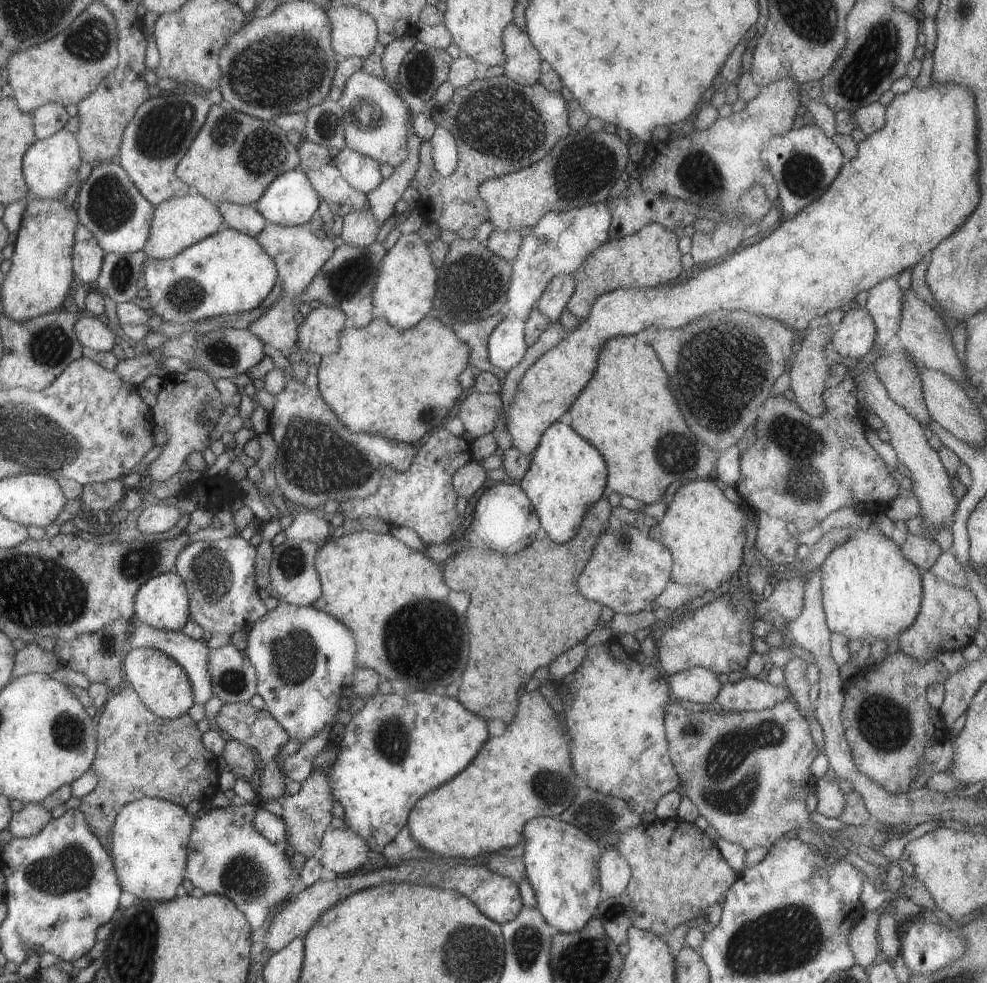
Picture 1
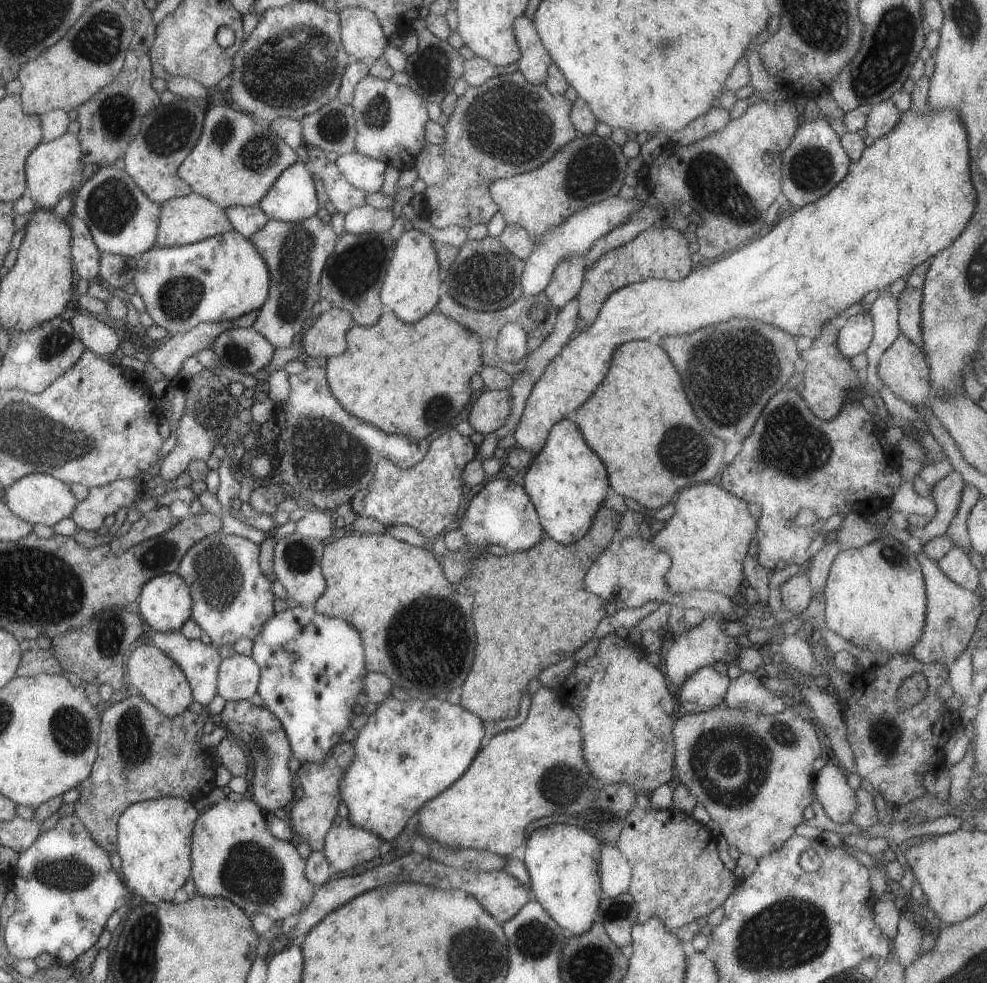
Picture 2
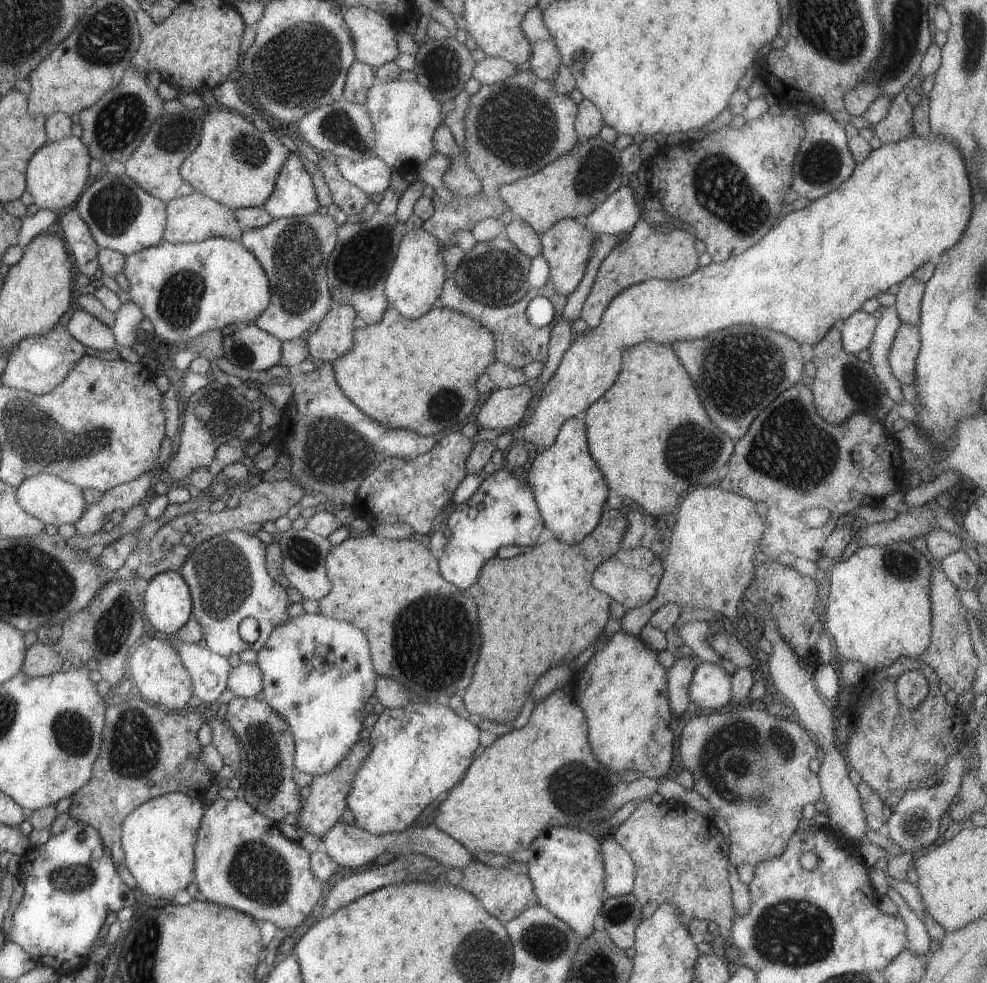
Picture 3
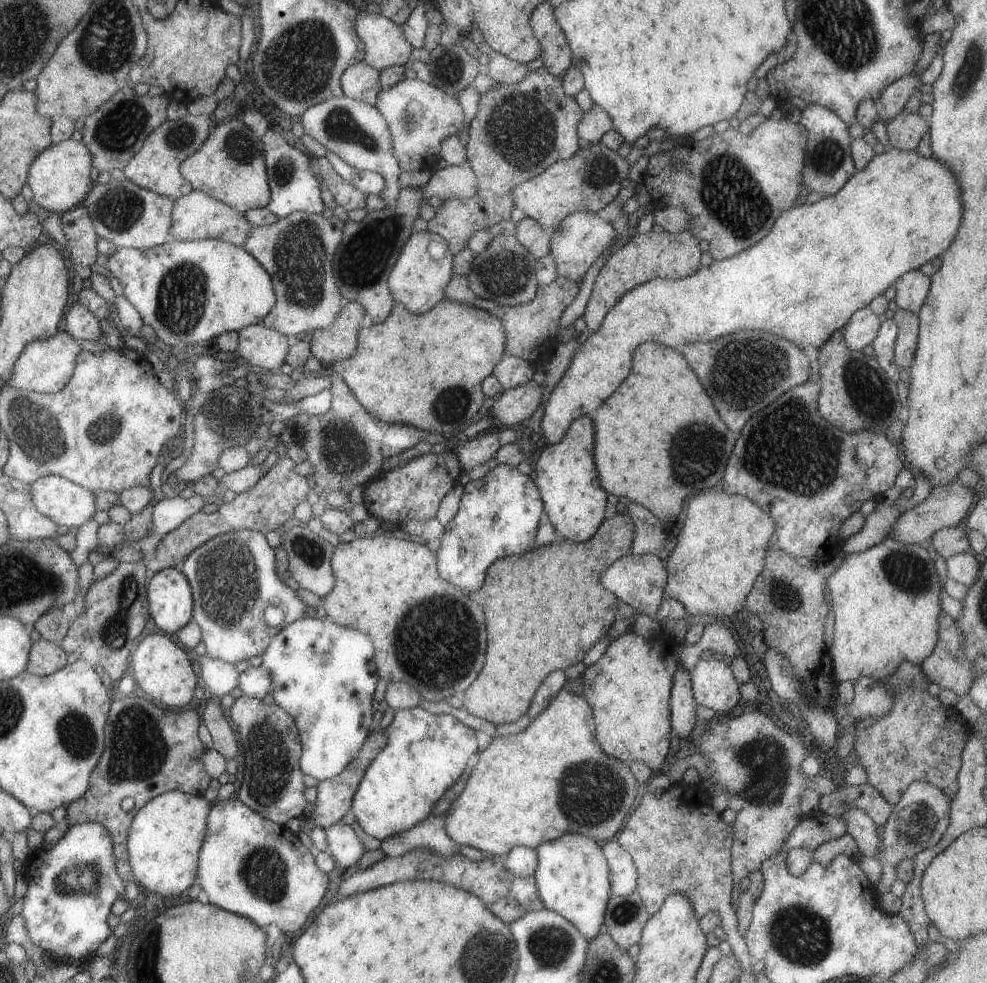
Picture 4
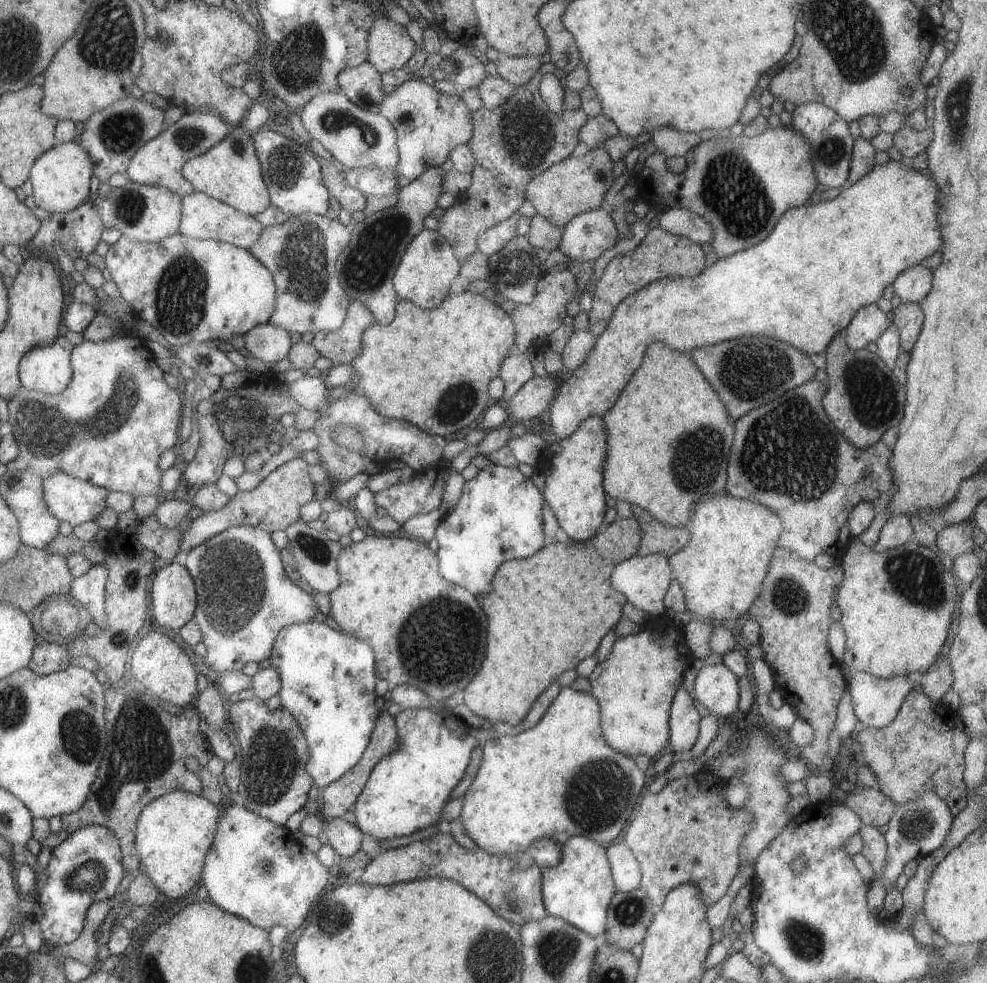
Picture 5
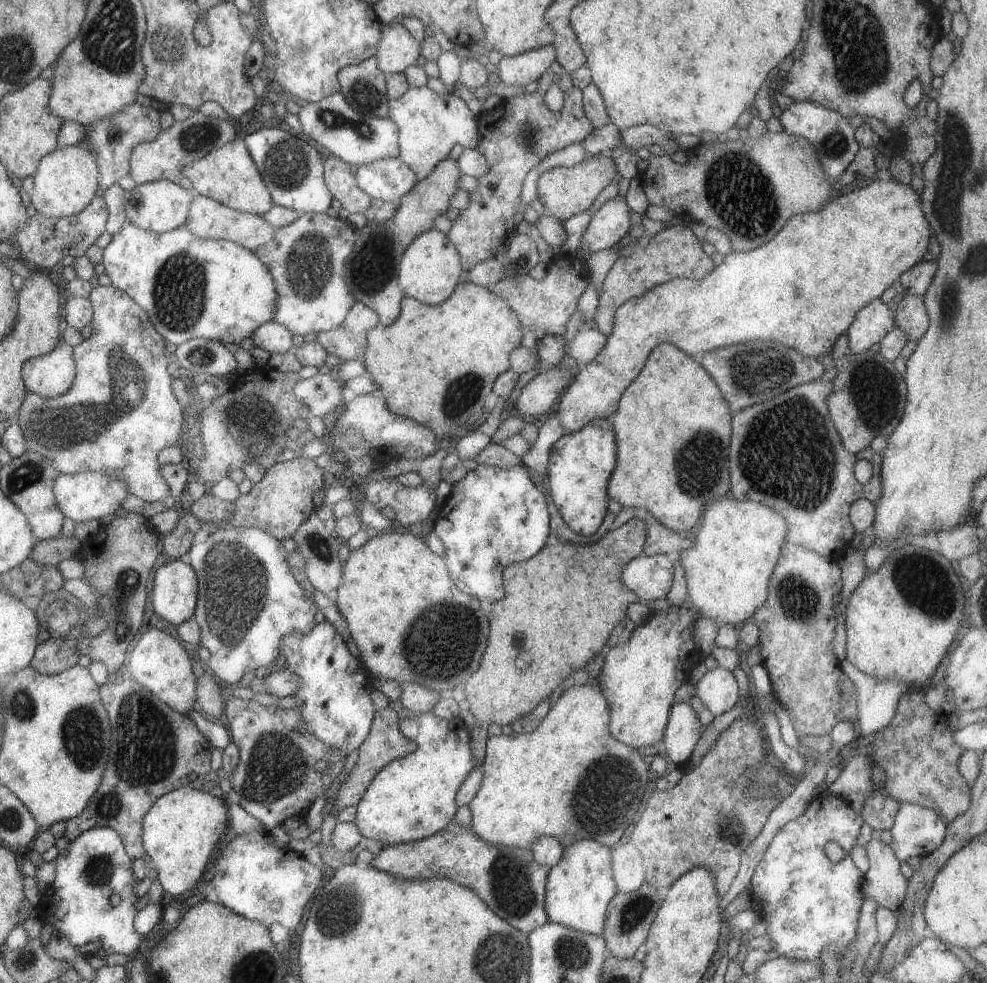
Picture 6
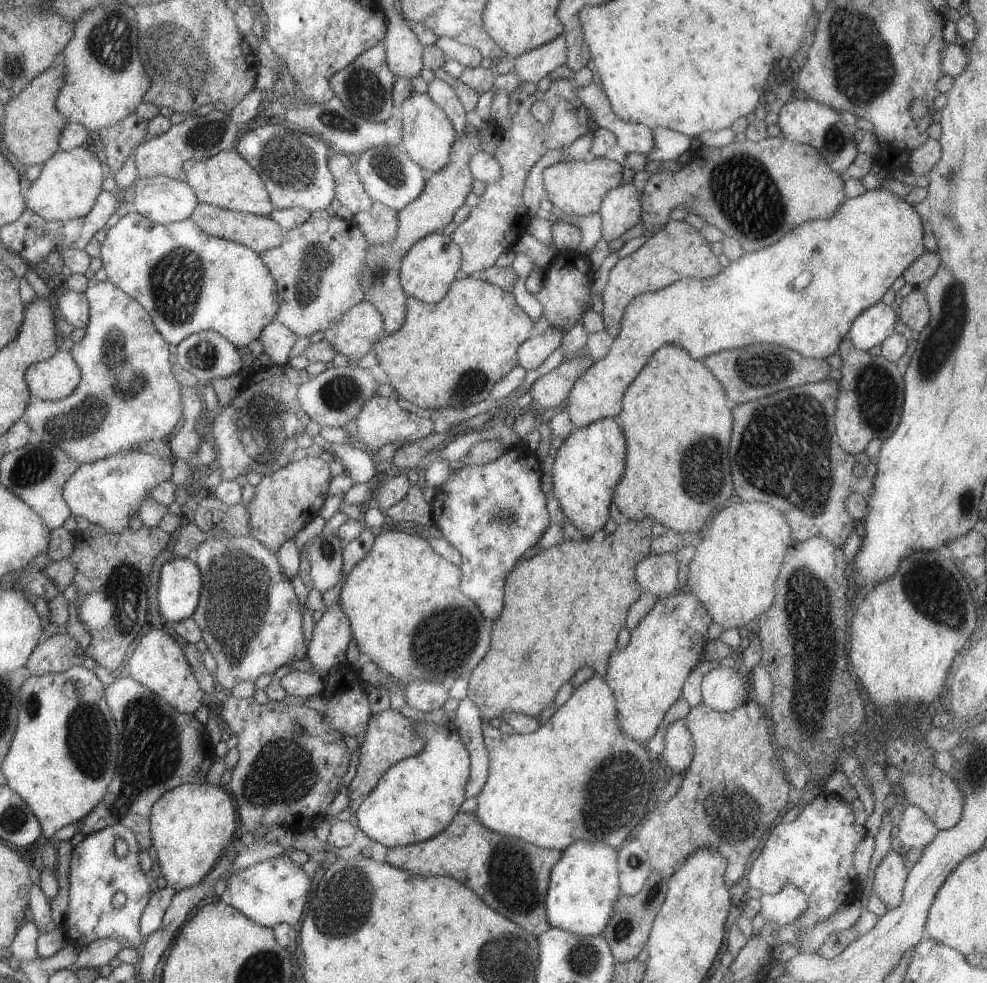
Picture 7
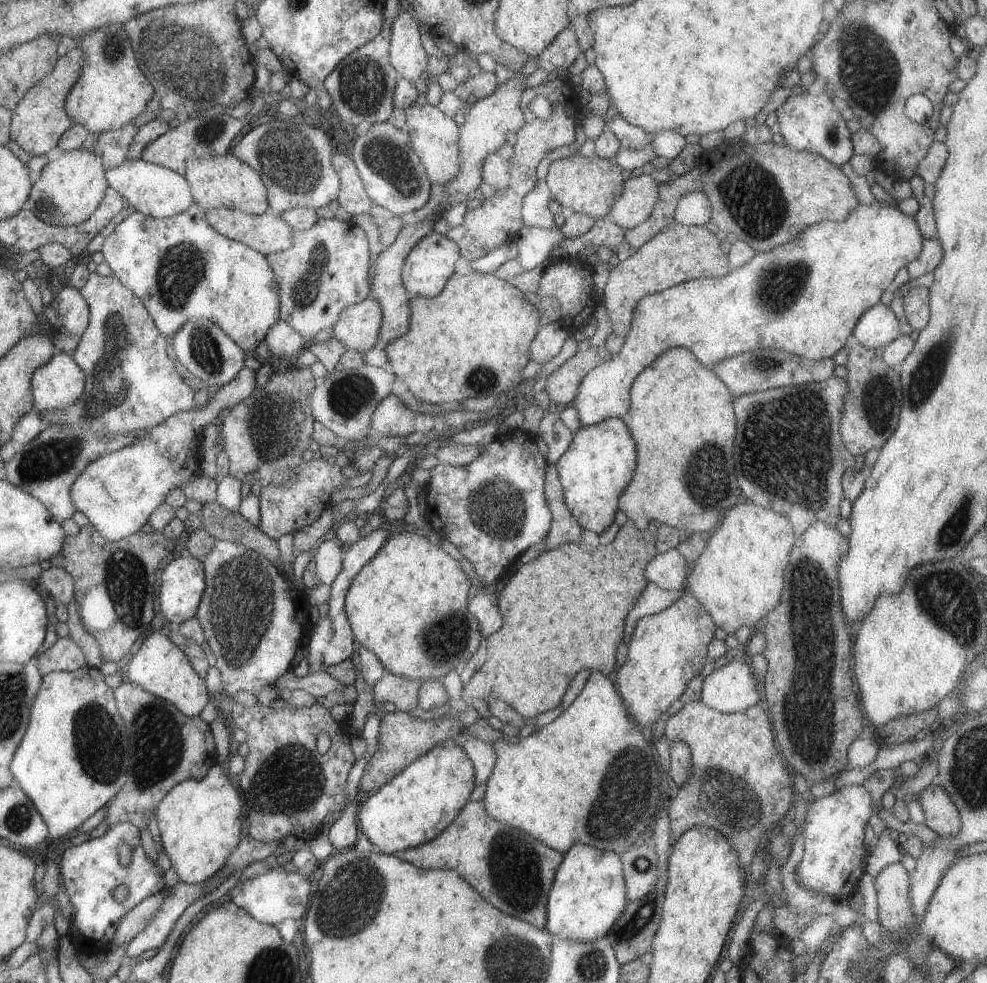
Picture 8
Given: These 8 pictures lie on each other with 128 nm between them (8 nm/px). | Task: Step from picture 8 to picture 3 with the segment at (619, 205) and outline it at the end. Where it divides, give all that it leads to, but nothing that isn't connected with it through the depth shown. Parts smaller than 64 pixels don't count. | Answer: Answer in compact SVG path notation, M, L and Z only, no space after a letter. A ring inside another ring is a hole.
M561 218L540 235L541 253L549 265L549 281L557 290L557 294L568 296L577 288L583 278L589 260L589 248L595 238L597 235L589 234L585 221L579 218Z

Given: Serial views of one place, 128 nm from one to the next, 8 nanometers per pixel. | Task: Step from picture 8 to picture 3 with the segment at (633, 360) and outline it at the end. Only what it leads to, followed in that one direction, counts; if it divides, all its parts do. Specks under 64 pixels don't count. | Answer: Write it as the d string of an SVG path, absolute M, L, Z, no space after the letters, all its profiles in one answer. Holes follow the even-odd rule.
M933 132L929 134L929 138L921 138L913 133L909 138L903 138L899 142L883 144L879 148L869 152L869 156L863 162L855 163L853 172L845 182L841 182L841 186L837 186L837 190L832 190L823 196L817 198L813 202L807 204L807 208L797 210L797 212L784 213L777 226L773 226L761 240L758 240L753 246L750 246L745 252L737 256L728 257L727 260L710 263L705 266L697 267L689 276L678 278L677 280L650 278L649 280L634 284L622 290L615 298L611 299L606 309L603 311L600 325L593 330L587 329L581 335L576 335L571 341L571 346L562 354L557 370L553 372L553 376L548 380L543 387L541 398L531 414L531 419L523 428L517 429L514 427L512 433L515 441L518 443L531 442L538 449L549 448L555 442L555 437L561 428L561 424L571 417L581 417L582 414L595 402L605 394L605 390L609 390L609 386L615 382L619 370L621 370L621 355L624 350L630 346L639 344L643 341L653 341L662 345L668 344L676 340L695 340L695 338L703 338L705 334L713 332L713 330L721 330L733 324L757 324L757 326L765 326L771 328L775 332L780 332L795 342L802 344L817 344L833 324L839 320L845 320L852 312L860 310L861 305L868 298L874 297L880 292L886 292L891 284L900 283L903 278L913 274L919 266L927 261L935 261L942 252L945 252L950 246L953 246L958 239L961 238L965 226L971 214L971 188L969 188L969 180L967 180L967 172L965 172L965 164L963 158L957 150L957 146L953 146L949 140L937 138Z

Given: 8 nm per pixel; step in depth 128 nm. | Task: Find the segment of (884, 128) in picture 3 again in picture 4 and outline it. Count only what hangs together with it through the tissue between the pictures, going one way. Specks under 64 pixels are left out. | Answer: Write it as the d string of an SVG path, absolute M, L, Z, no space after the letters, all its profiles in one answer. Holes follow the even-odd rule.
M901 109L885 125L889 144L893 149L913 152L918 147L921 136L927 134L930 123L917 113Z

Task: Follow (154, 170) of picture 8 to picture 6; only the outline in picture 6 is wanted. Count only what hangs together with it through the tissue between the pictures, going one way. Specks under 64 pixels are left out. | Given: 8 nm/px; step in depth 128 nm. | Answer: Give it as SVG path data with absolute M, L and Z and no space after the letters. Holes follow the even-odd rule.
M169 180L135 185L131 190L123 191L122 209L125 212L125 219L133 226L157 234L173 230L184 224L193 193L192 190L173 184Z

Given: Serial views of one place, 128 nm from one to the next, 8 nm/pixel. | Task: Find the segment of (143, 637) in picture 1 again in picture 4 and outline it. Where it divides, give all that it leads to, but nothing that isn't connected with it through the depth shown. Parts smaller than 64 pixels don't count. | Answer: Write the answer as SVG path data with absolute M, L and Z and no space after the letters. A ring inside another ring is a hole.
M201 655L197 659L199 661L199 678L203 682L206 696L218 699L237 687L239 672L233 664L224 660L207 658L205 655Z

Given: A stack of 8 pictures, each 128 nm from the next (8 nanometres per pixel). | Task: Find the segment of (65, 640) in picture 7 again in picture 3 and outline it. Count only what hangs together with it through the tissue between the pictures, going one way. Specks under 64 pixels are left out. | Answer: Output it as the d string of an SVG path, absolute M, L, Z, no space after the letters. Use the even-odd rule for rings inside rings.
M37 641L26 648L20 672L28 677L47 676L58 673L62 664L63 658L59 658L51 645Z

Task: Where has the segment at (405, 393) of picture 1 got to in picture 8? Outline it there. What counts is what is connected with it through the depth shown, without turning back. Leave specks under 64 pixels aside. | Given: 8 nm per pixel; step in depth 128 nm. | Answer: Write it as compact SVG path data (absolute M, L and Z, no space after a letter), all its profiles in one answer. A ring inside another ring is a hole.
M475 270L467 274L458 274L455 271L449 276L447 282L444 284L443 290L437 296L425 298L412 295L409 299L409 306L410 317L407 332L399 336L399 338L388 342L384 348L387 358L385 368L407 385L415 401L419 400L419 402L431 403L432 405L446 405L458 404L466 398L486 398L487 396L497 398L508 392L514 392L524 384L522 383L521 372L523 372L523 368L529 362L529 345L535 334L537 334L540 325L537 309L523 298L523 293L517 290L515 286L511 286L509 282L497 278L495 275L479 273Z

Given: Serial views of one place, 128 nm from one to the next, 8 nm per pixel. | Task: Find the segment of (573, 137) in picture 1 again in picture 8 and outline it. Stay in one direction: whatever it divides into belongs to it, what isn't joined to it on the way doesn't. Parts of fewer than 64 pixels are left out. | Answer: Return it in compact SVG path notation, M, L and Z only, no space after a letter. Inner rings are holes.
M595 154L592 157L571 155L551 161L545 180L550 197L564 210L587 214L596 220L610 212L613 198L621 194L624 183L621 171L613 159L604 159Z

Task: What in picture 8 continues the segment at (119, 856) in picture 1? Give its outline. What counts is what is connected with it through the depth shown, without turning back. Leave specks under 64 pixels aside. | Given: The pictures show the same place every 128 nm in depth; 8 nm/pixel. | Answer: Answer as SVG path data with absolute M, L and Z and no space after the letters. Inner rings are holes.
M215 763L201 780L187 779L167 791L154 810L163 852L182 883L197 884L219 872L241 840L243 798L224 764Z

